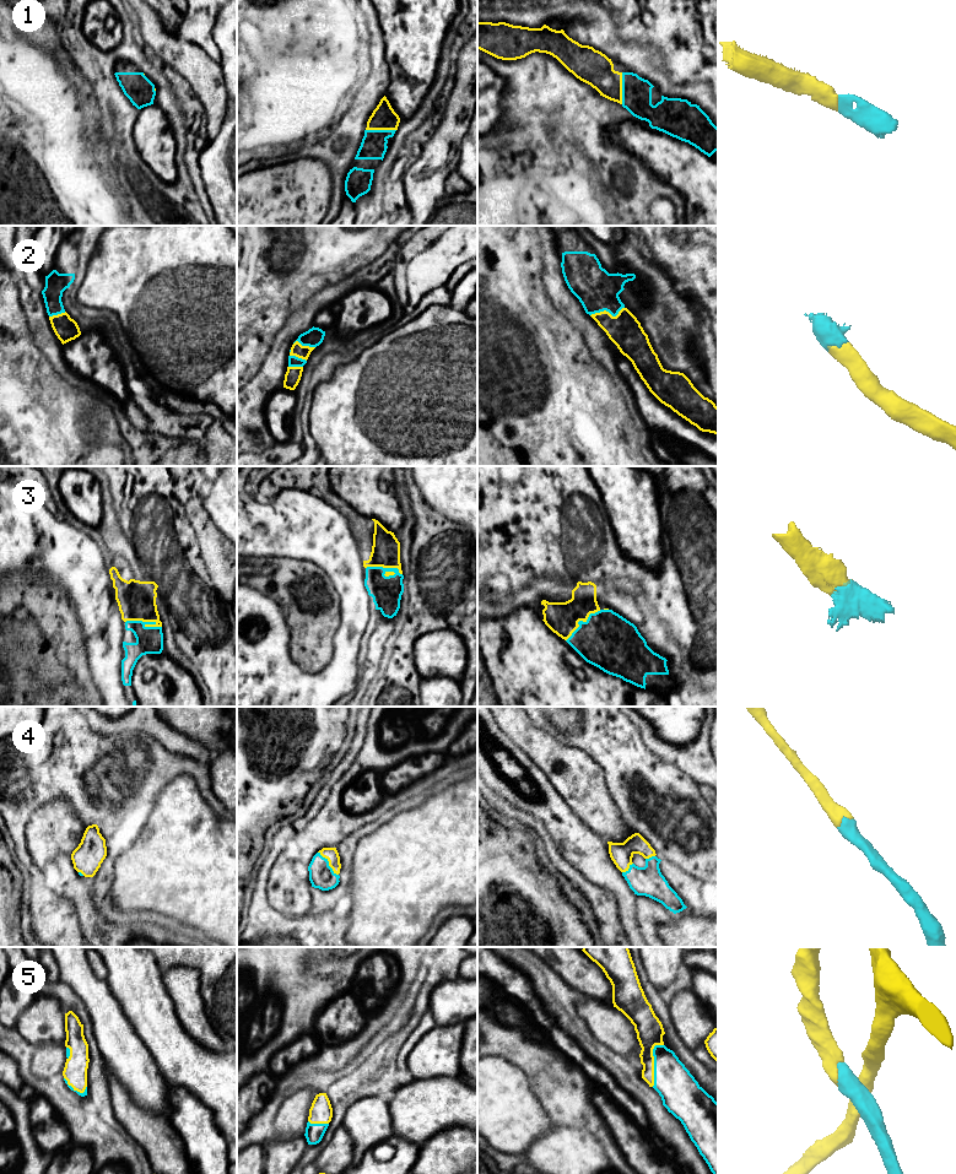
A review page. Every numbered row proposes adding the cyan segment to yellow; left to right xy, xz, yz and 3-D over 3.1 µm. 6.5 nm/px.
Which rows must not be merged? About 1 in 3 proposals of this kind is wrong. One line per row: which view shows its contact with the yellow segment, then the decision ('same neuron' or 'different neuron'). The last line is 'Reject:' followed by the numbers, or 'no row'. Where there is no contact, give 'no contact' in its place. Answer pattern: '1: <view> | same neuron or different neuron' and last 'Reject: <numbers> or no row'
1: yz | same neuron
2: yz | same neuron
3: xy | same neuron
4: xz | same neuron
5: yz | same neuron
Reject: no row

